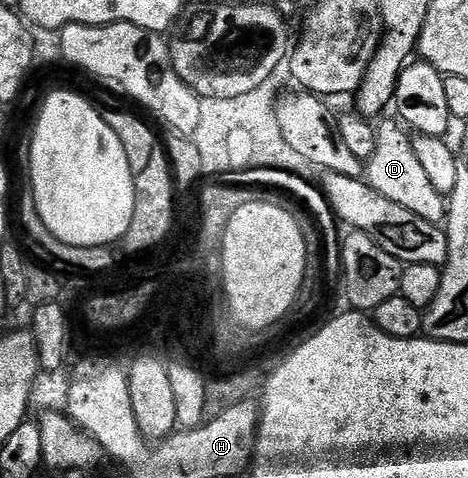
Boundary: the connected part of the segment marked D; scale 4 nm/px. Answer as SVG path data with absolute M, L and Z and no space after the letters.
M393 120L394 122L384 121L380 122L382 125L376 126L377 142L371 159L364 162L364 180L379 196L399 204L400 207L407 208L421 221L441 225L445 220L447 197L437 191L430 179L427 179L427 174L423 171L418 156L412 150L410 134L396 120Z

